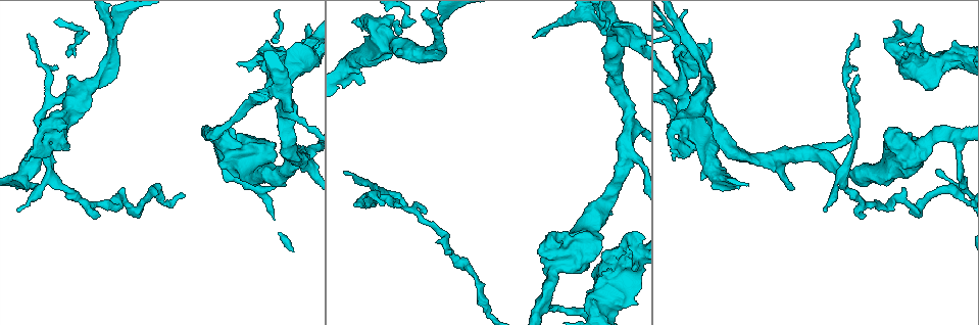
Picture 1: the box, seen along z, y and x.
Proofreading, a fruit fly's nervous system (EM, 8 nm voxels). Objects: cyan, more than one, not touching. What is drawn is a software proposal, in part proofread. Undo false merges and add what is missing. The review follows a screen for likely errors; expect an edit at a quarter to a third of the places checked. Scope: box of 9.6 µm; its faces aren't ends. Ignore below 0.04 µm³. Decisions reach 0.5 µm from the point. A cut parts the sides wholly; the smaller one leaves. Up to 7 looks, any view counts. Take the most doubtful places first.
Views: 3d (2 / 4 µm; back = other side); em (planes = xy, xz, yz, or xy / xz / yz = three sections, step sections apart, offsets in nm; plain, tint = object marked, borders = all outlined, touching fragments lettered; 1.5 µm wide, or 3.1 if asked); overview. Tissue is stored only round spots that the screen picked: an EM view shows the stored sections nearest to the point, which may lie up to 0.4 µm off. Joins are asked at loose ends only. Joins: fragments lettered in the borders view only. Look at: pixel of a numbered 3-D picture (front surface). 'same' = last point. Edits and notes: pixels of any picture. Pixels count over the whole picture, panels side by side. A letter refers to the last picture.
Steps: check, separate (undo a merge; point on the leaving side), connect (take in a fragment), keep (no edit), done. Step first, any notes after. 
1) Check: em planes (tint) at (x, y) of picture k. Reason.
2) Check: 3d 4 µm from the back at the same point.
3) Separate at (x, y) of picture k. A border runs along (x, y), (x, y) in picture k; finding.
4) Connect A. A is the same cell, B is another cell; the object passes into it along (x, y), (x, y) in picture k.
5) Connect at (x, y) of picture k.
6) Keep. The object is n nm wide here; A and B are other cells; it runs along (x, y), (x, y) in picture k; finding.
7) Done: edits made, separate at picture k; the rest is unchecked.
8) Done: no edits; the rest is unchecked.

Check: 3d 4 µm at (439, 30) of picture 1. Three-way junction.

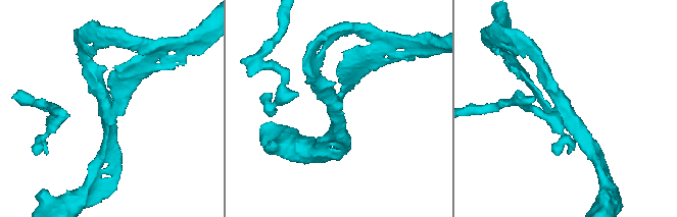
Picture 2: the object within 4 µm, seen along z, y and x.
Check: em planes (borders) at (335, 113) of picture 2. Need the tissue.

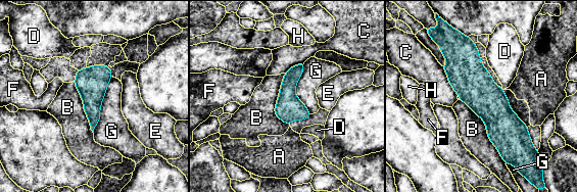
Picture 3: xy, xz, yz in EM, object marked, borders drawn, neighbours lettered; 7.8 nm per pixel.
Keep. A, B, C, D, E, F, G and H are other cells; continuous, no second neuron.

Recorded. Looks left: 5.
Check: 3d 4 µm at (208, 138) of picture 1. Long arm stops here.

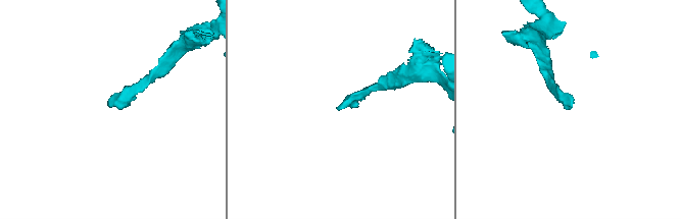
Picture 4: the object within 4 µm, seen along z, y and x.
Check: em xz step 8 (borders) at (339, 110) of picture 4.

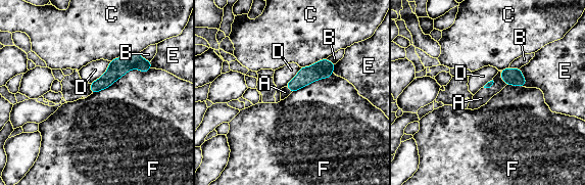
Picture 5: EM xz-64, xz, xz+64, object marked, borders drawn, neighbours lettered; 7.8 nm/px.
Check: em planes (borders) at the same point.

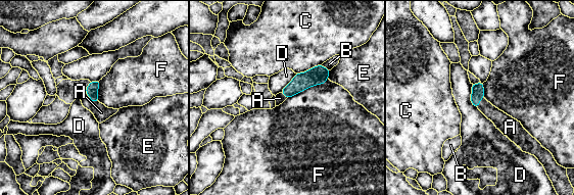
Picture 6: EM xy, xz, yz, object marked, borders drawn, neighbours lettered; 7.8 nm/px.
Connect A. The object is 90 nm wide here; A is the same cell, B, C, D, E and F are other cells; the object passes into it along (92, 89), (90, 99), (101, 112) in picture 6; the neuron continues.

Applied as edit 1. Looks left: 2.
Check: overview. See it whole again.

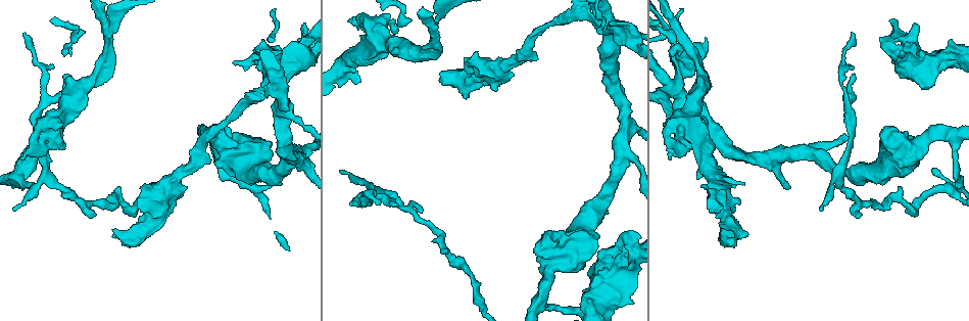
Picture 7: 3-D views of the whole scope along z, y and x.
Check: em planes (borders) at (443, 248) of picture 7. Abrupt turn.

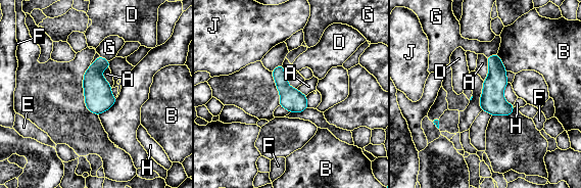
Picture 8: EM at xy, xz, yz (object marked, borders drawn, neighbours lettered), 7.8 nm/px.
Keep. A, B, D, E, F, G, H and J are other cells; one neuron here.

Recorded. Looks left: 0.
Done: edits made, connect at picture 6; the rest is unchecked.

